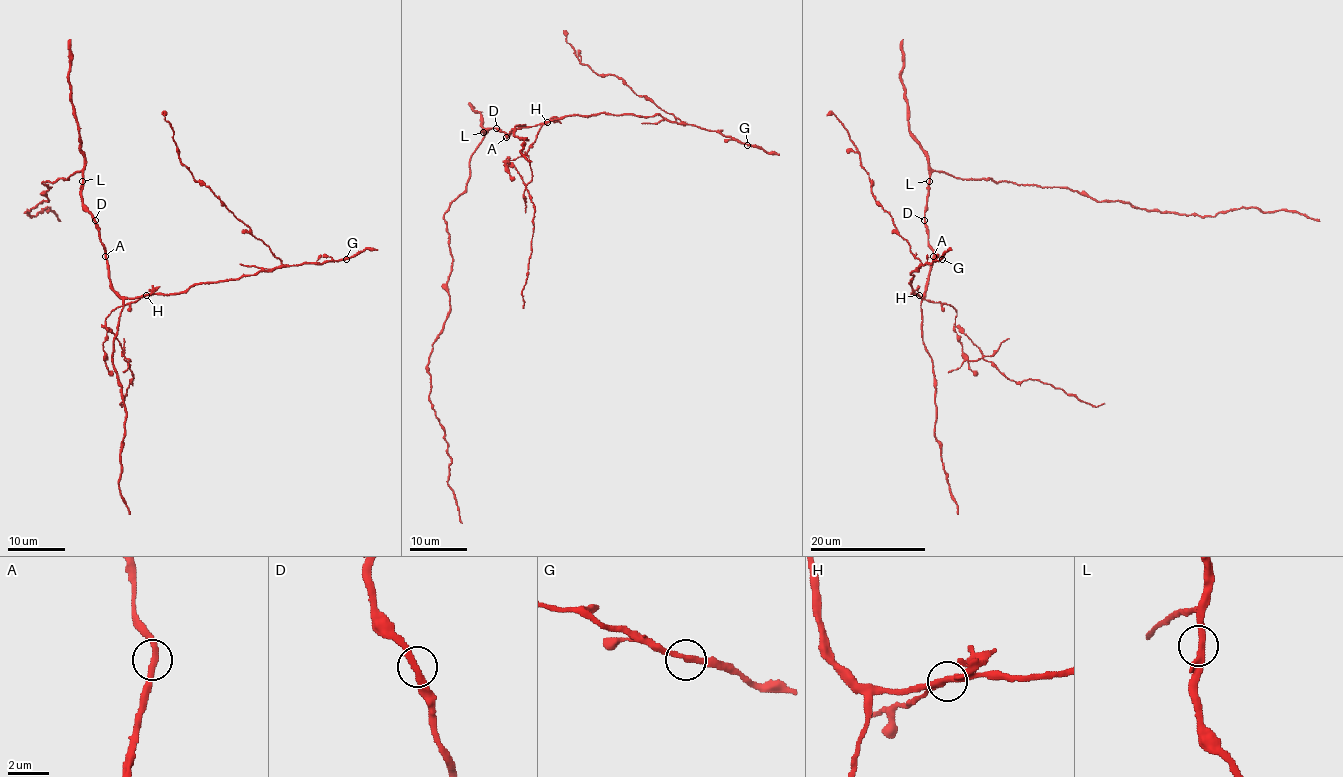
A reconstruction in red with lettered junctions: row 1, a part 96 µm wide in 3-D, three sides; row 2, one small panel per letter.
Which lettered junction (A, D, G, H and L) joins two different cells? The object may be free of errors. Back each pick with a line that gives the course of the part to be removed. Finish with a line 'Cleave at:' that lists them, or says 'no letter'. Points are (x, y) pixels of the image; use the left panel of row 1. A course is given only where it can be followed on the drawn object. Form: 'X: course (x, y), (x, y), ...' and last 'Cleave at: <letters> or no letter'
H: course (145, 295), (111, 312), (105, 325), (124, 350), (132, 379), (121, 403)
Cleave at: H

